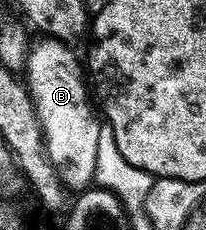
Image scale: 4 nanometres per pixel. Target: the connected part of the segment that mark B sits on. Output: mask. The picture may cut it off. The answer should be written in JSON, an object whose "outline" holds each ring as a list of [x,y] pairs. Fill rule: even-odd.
{"outline":[[[43,38],[40,41],[40,44],[36,48],[34,45],[28,53],[25,69],[27,91],[31,93],[31,101],[35,104],[37,118],[43,127],[47,153],[59,171],[59,176],[68,189],[83,190],[95,178],[94,167],[101,120],[93,107],[84,69],[80,61],[78,64],[74,54],[67,49],[70,47],[66,43],[50,38]]]}

